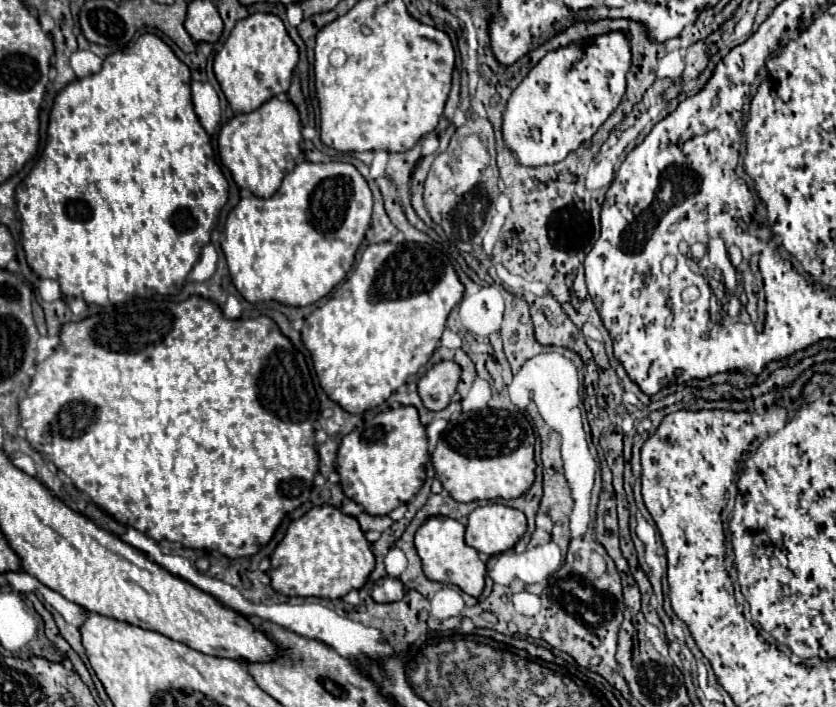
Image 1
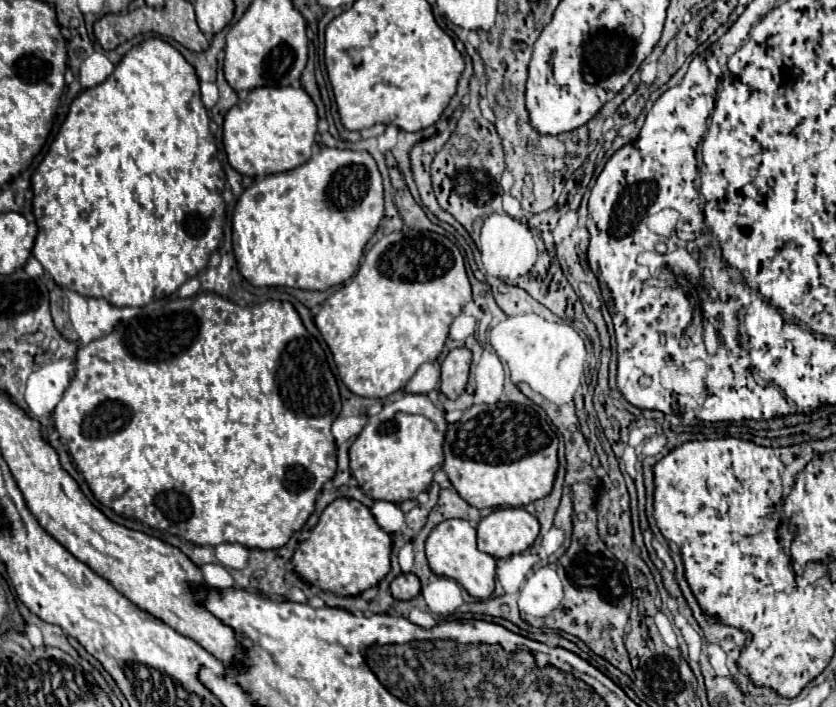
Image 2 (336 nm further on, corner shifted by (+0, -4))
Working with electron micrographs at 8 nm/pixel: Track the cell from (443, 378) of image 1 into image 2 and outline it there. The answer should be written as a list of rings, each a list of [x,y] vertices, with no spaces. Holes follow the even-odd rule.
[[[464,347],[462,349],[452,349],[446,355],[446,359],[442,361],[440,391],[448,399],[456,399],[466,389],[470,361],[472,361],[472,353],[468,349],[464,349]]]

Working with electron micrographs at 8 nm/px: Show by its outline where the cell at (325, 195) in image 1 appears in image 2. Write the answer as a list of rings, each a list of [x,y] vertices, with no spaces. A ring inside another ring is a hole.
[[[322,147],[302,167],[296,167],[286,173],[278,173],[278,175],[268,175],[264,179],[254,181],[236,201],[234,217],[232,217],[232,247],[234,247],[238,271],[254,287],[294,287],[294,289],[306,289],[306,291],[326,291],[330,287],[342,285],[356,273],[356,269],[360,265],[360,257],[364,253],[364,245],[376,233],[376,229],[384,217],[384,197],[382,195],[384,195],[382,193],[382,177],[378,173],[374,157],[368,151],[342,151],[342,149]]]

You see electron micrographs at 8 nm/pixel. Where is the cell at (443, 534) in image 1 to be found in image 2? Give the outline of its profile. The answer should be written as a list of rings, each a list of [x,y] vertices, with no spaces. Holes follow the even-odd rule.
[[[448,519],[432,529],[426,539],[426,557],[436,575],[458,581],[472,597],[488,599],[494,593],[496,559],[476,549],[476,529],[464,519]]]

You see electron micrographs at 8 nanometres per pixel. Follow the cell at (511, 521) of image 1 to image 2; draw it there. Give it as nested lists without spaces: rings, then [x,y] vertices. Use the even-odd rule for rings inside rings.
[[[522,507],[496,509],[478,523],[478,549],[496,559],[528,549],[540,533],[538,519]]]

